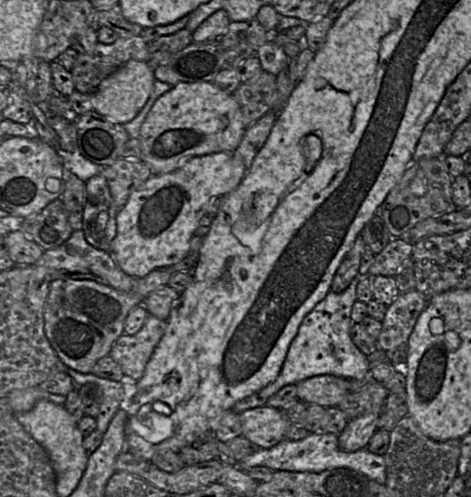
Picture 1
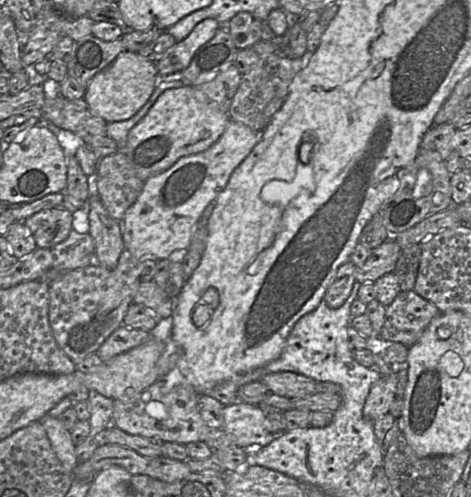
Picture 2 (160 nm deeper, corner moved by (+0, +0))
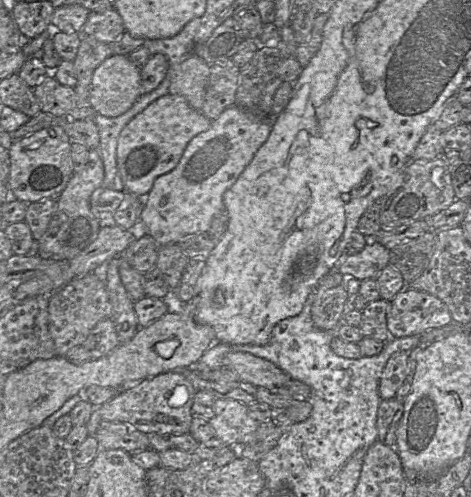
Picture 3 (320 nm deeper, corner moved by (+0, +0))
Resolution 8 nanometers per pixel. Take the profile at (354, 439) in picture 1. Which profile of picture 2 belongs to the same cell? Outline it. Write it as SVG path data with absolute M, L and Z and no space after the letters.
M394 372L389 376L381 376L370 388L363 407L363 416L374 422L390 411L396 397L398 376Z

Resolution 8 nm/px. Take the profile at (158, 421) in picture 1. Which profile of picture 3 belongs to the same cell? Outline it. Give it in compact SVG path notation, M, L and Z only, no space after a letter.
M169 371L144 379L136 386L129 386L102 404L99 411L102 420L131 424L145 434L187 434L193 419L191 407L195 393L183 371Z

